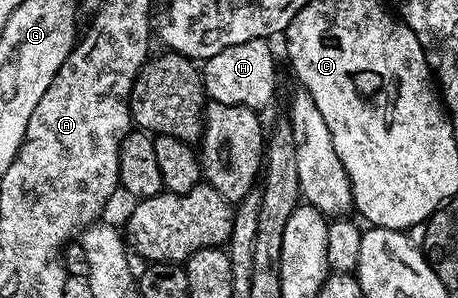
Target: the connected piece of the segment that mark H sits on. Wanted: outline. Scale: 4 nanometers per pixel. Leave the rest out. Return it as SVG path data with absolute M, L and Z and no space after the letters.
M269 39L249 40L208 57L200 68L207 97L215 104L239 104L255 110L268 107L274 100L274 52L270 44Z

